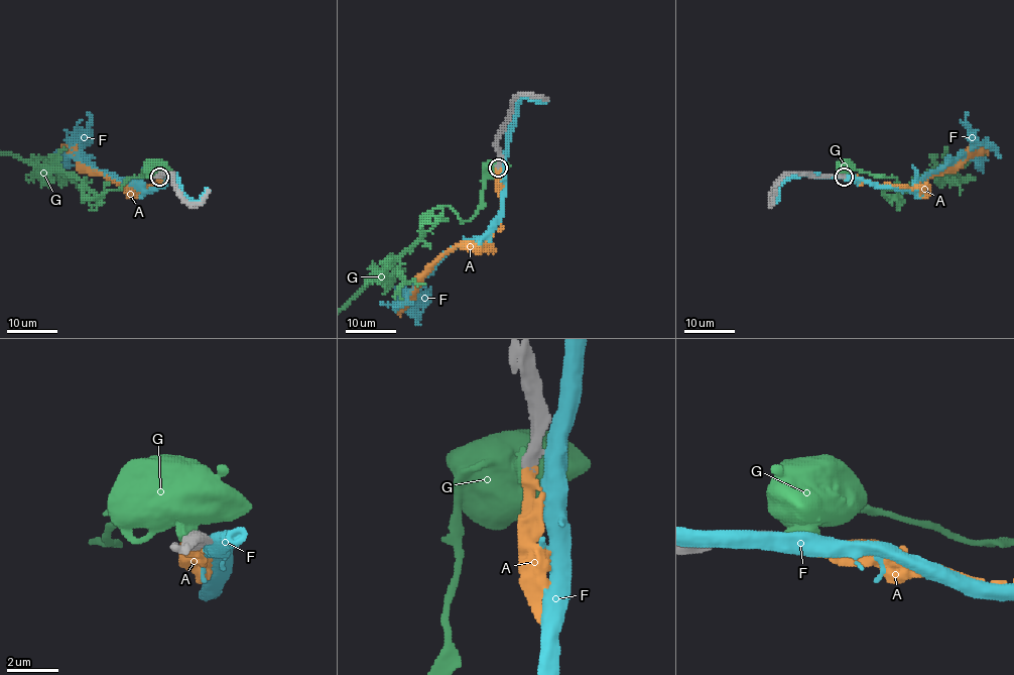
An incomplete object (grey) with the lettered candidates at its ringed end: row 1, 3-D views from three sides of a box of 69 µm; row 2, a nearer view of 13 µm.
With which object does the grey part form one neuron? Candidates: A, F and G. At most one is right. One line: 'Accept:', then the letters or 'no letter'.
Accept: A

